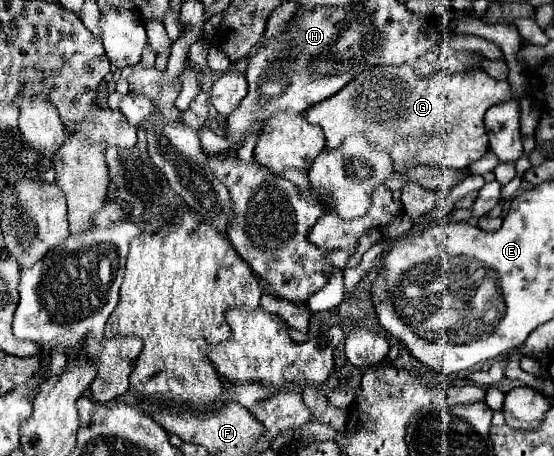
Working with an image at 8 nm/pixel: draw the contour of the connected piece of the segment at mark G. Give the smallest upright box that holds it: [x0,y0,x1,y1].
[305,64,511,168]

